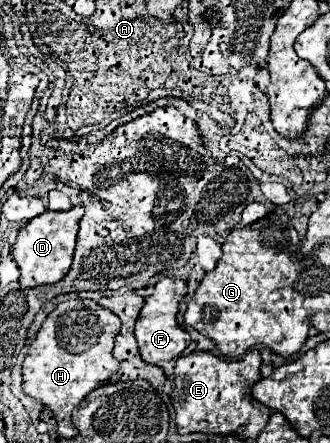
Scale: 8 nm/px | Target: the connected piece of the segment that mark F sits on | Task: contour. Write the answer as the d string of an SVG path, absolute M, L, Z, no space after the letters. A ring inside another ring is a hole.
M163 278L155 284L153 294L145 300L145 306L135 322L135 338L139 342L139 354L145 362L161 366L167 360L175 360L181 356L181 352L191 344L189 332L185 332L177 324L177 310L179 302L187 294L187 282L181 278Z

